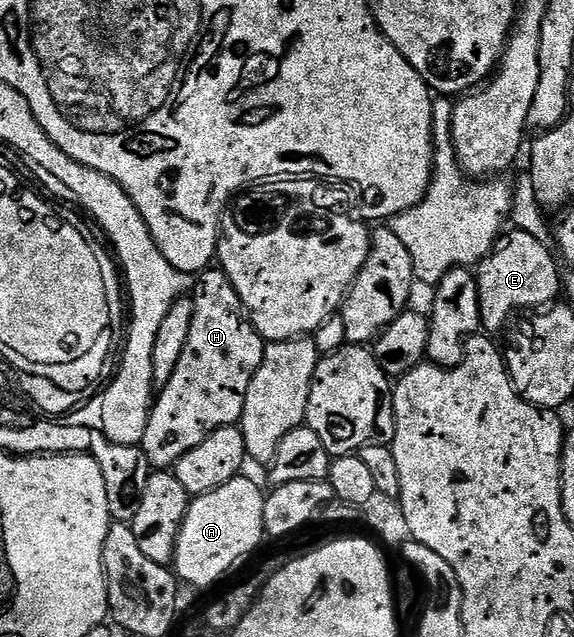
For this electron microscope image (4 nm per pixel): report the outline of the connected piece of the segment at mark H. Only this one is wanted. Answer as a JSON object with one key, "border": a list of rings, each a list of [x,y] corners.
{"border":[[[209,267],[195,278],[190,289],[194,315],[182,359],[168,382],[155,394],[146,431],[139,446],[156,471],[171,470],[202,439],[231,425],[239,426],[246,391],[262,363],[265,340],[246,319],[234,283],[219,267]]]}

